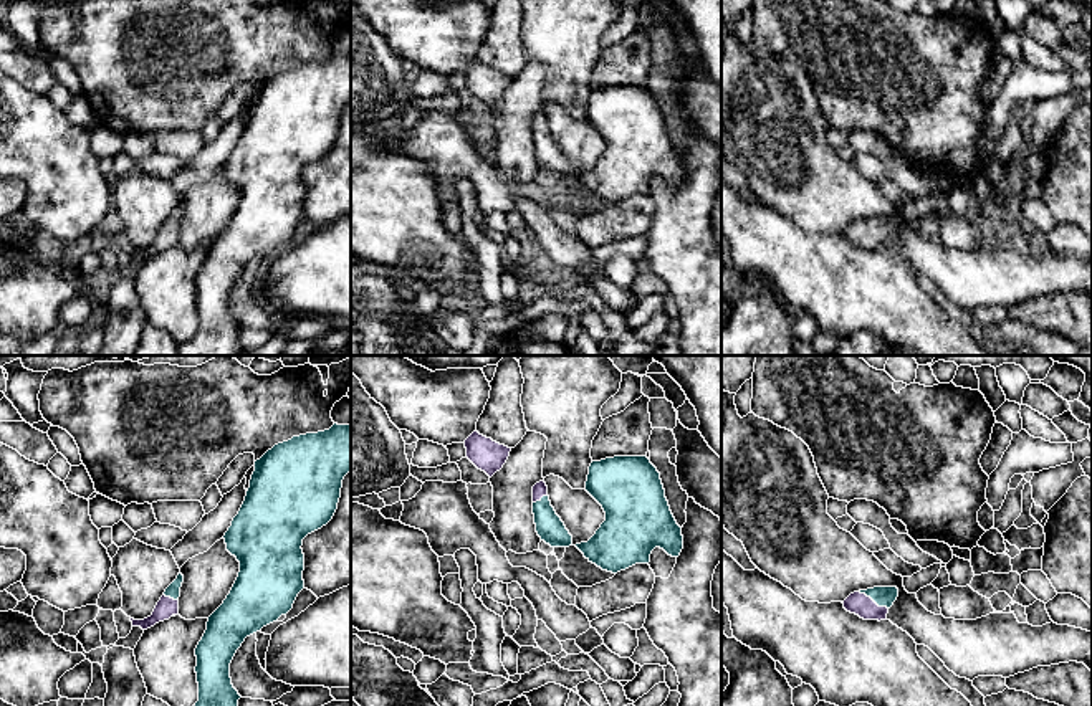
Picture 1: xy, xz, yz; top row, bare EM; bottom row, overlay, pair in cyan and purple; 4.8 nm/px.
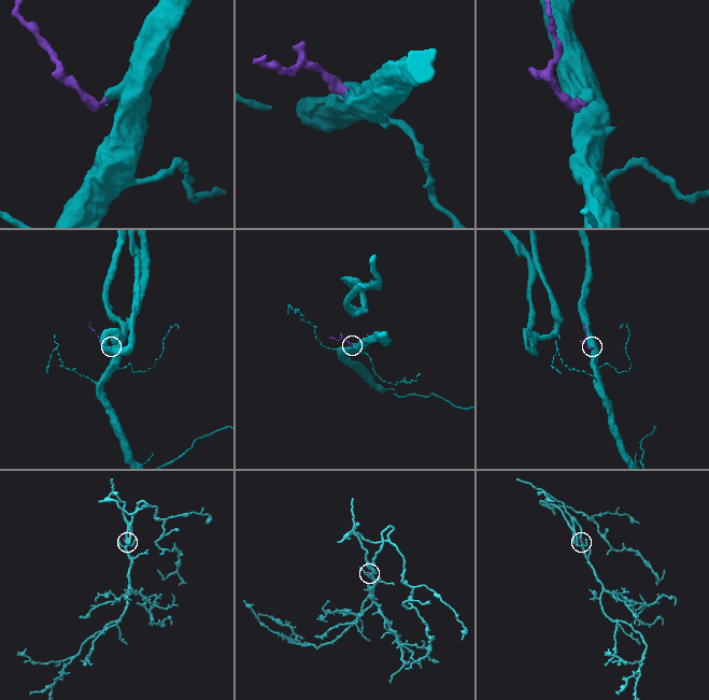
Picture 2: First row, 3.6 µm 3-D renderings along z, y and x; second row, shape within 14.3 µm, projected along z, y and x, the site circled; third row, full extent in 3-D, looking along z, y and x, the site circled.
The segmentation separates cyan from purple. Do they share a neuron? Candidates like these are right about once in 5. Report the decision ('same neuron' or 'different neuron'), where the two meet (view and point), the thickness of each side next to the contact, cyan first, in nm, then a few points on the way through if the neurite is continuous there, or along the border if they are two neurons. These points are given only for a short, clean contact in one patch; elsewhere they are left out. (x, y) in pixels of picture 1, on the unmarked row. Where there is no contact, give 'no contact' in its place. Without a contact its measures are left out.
same neuron; contact yz (874, 230); calibres 100 and 110 nm; way yz (882, 225), (874, 230), (859, 233)

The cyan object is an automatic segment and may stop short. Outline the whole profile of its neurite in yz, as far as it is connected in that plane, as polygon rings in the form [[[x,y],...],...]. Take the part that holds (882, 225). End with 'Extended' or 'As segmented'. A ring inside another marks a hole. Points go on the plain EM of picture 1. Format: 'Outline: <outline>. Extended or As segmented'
Outline: [[[874,217],[850,223],[842,233],[864,250],[887,250],[888,238],[898,227],[897,217]]]. Extended

